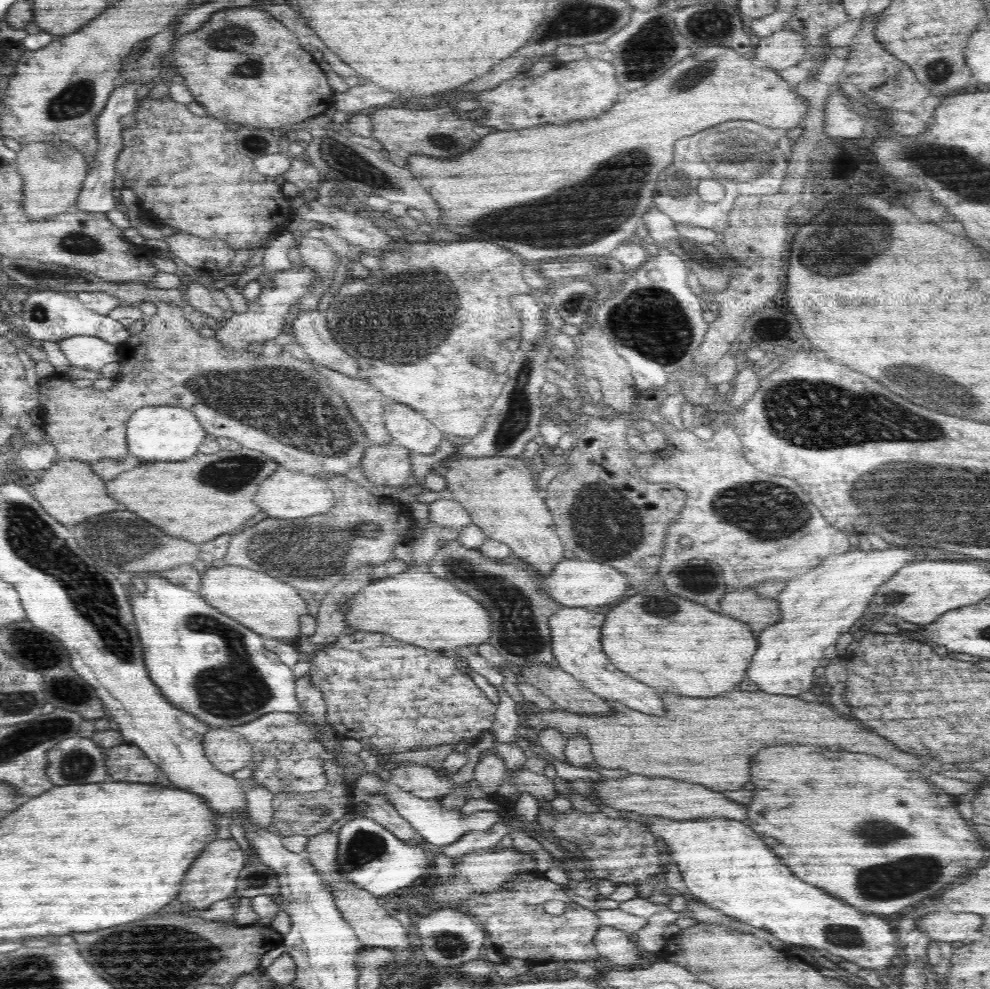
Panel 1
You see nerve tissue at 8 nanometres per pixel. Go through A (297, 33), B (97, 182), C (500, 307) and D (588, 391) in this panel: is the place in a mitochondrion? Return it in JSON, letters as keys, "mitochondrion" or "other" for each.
{"A":"other","B":"other","C":"other","D":"other"}

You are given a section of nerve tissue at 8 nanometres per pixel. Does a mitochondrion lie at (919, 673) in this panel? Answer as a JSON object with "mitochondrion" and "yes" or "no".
{"mitochondrion":"no"}

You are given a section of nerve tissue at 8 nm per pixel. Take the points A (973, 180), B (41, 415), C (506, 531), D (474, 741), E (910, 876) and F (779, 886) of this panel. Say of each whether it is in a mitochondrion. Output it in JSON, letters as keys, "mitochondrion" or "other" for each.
{"A":"mitochondrion","B":"other","C":"other","D":"other","E":"mitochondrion","F":"other"}

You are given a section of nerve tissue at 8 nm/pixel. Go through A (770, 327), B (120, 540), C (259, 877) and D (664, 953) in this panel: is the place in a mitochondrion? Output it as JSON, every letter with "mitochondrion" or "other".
{"A":"other","B":"mitochondrion","C":"other","D":"other"}

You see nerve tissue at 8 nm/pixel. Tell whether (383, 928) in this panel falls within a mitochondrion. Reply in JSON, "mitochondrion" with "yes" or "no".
{"mitochondrion":"no"}

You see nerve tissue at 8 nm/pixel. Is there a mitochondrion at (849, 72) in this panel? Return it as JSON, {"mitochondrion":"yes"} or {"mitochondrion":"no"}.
{"mitochondrion":"no"}

